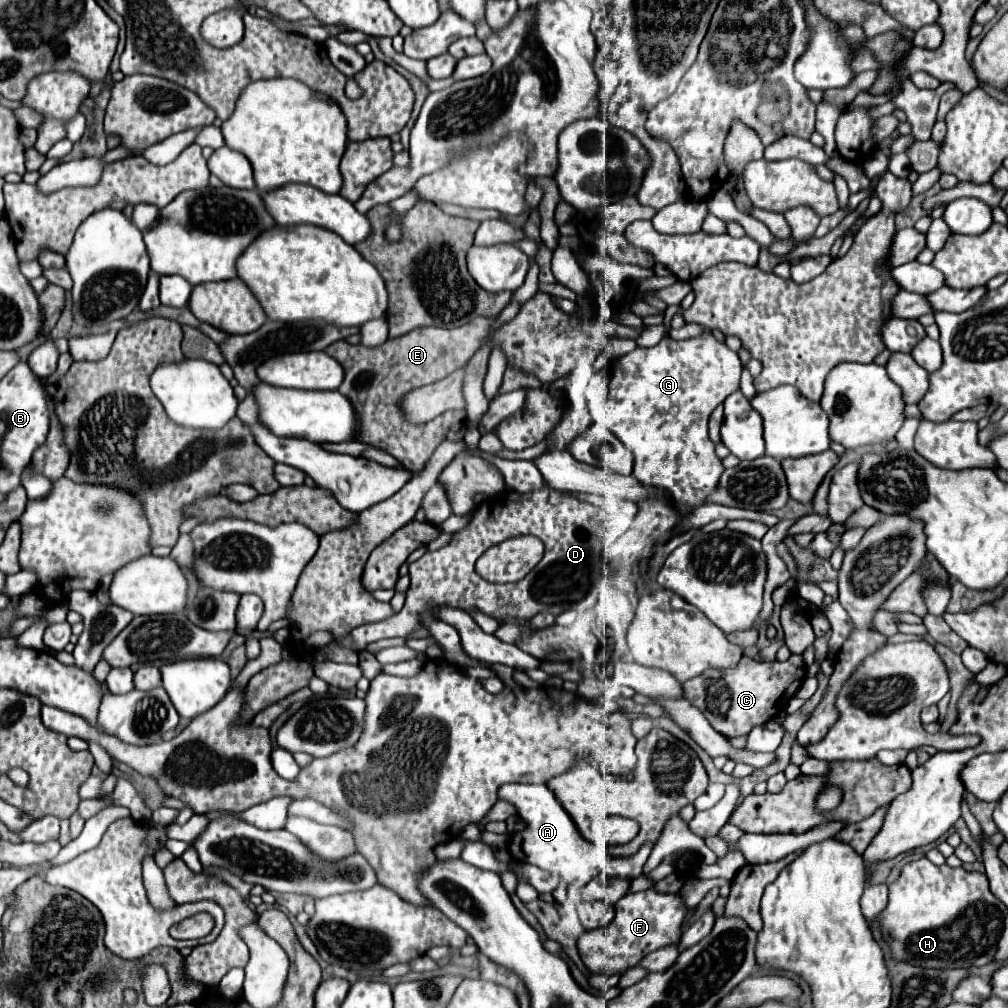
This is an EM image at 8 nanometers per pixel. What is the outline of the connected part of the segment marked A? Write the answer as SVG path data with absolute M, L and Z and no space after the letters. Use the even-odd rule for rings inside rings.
M503 785L499 787L499 799L511 803L517 813L527 821L527 827L521 833L521 843L513 843L513 849L509 849L511 857L519 863L529 863L543 871L549 871L571 887L583 887L601 873L607 877L635 879L643 873L643 865L651 855L653 843L643 843L641 849L629 857L613 857L607 853L605 847L585 841L573 819L559 805L547 785Z

